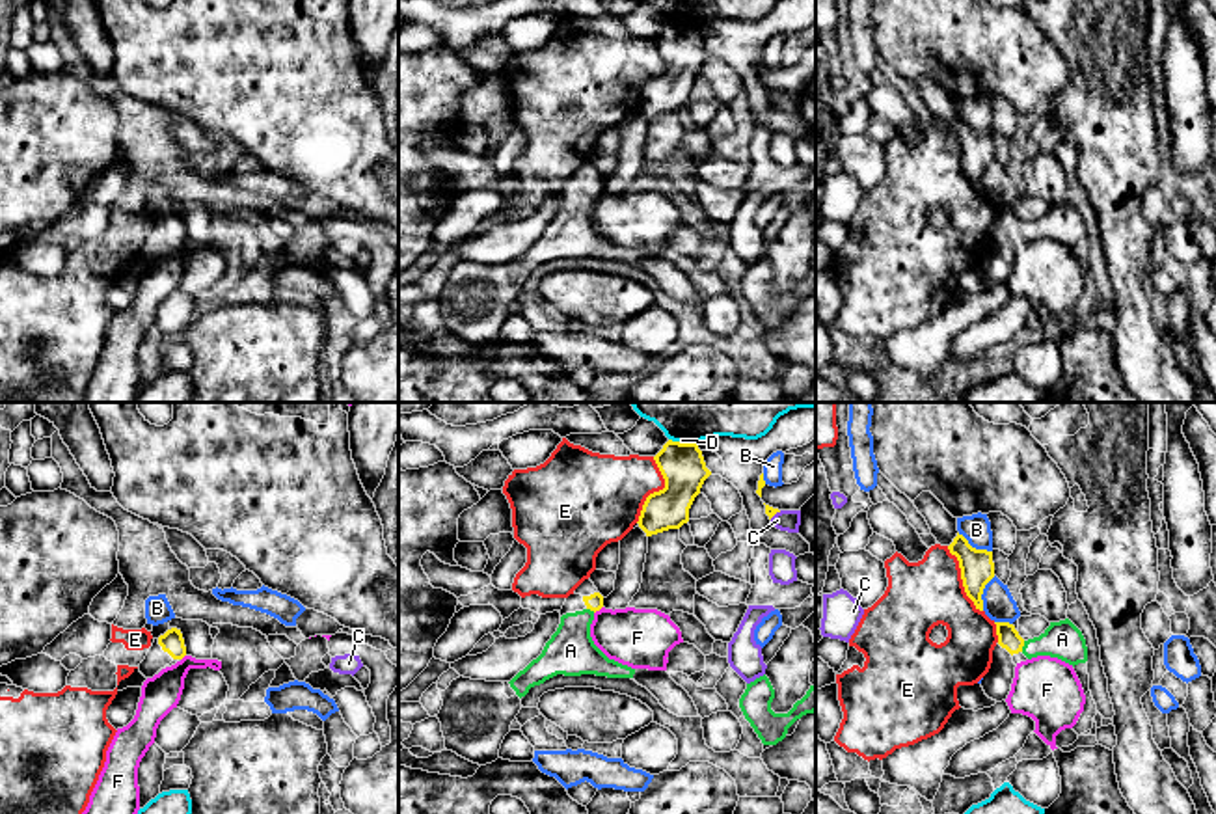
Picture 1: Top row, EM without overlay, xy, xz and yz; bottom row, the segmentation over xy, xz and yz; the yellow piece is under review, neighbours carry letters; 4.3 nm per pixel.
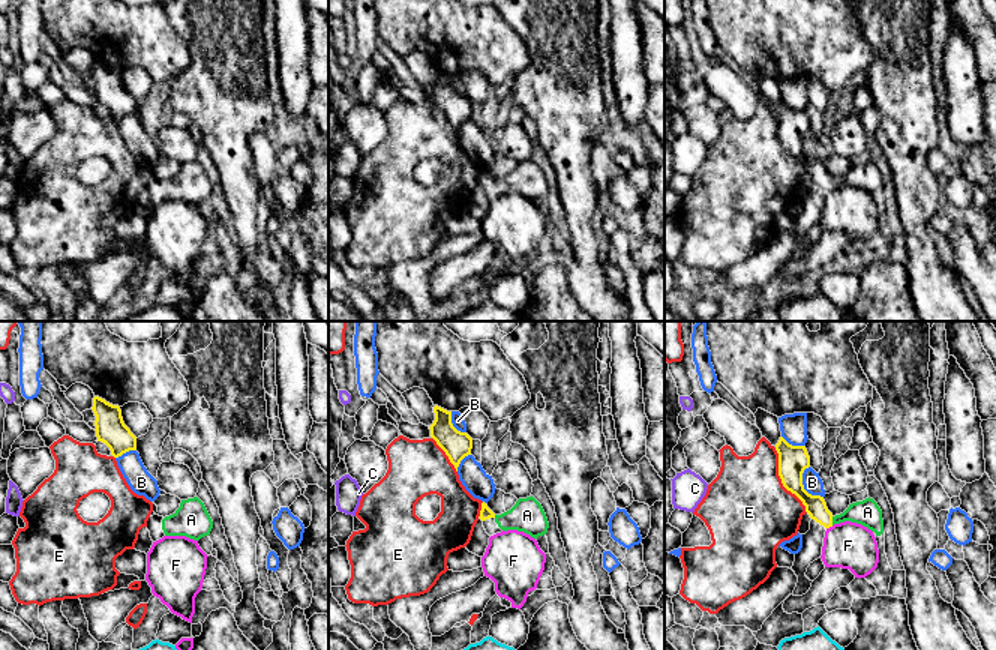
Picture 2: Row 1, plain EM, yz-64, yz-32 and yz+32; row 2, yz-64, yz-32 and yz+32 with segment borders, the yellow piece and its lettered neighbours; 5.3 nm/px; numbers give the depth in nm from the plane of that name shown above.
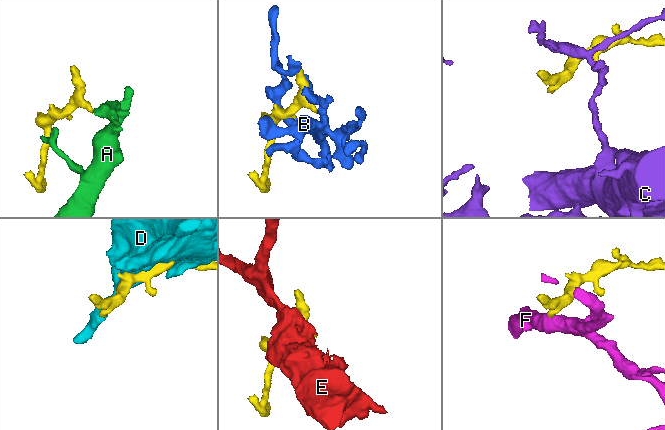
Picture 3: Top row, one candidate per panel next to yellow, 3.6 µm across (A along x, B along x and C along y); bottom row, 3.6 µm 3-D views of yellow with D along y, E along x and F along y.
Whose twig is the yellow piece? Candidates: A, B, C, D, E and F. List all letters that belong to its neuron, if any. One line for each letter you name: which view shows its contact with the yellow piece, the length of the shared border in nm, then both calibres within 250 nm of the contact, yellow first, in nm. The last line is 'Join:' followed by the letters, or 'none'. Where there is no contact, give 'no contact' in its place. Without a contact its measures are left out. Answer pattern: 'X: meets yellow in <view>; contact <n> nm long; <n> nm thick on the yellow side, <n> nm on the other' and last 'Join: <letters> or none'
A: meets yellow in yz; contact 50 nm long; 100 nm thick on the yellow side, 160 nm on the other
Join: A

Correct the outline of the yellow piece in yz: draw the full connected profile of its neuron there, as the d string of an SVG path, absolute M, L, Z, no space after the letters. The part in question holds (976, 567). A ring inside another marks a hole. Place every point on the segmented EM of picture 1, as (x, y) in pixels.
M959 533L948 549L959 561L966 596L974 602L976 609L983 611L981 594L985 585L994 577L993 551L972 548Z

